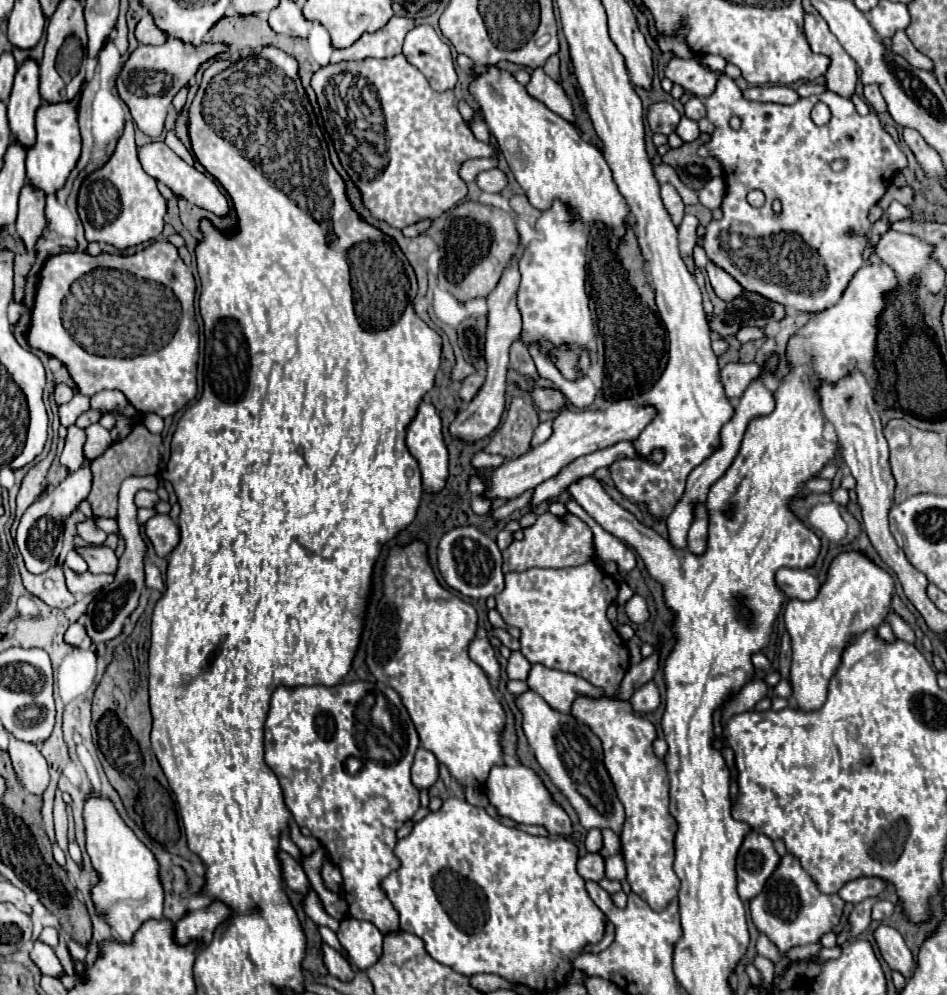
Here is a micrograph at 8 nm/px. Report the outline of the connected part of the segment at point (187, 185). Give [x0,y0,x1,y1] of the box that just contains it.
[138,143,230,217]

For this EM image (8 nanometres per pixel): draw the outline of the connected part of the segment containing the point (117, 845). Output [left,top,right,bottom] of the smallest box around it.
[84,795,164,943]

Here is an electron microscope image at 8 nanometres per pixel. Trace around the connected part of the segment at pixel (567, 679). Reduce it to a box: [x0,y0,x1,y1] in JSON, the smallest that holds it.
[528,665,604,713]

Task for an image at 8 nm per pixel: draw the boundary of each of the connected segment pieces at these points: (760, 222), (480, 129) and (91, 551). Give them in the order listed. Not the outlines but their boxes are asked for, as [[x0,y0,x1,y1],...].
[[698,73,908,313],[470,111,492,143],[78,547,118,573]]

